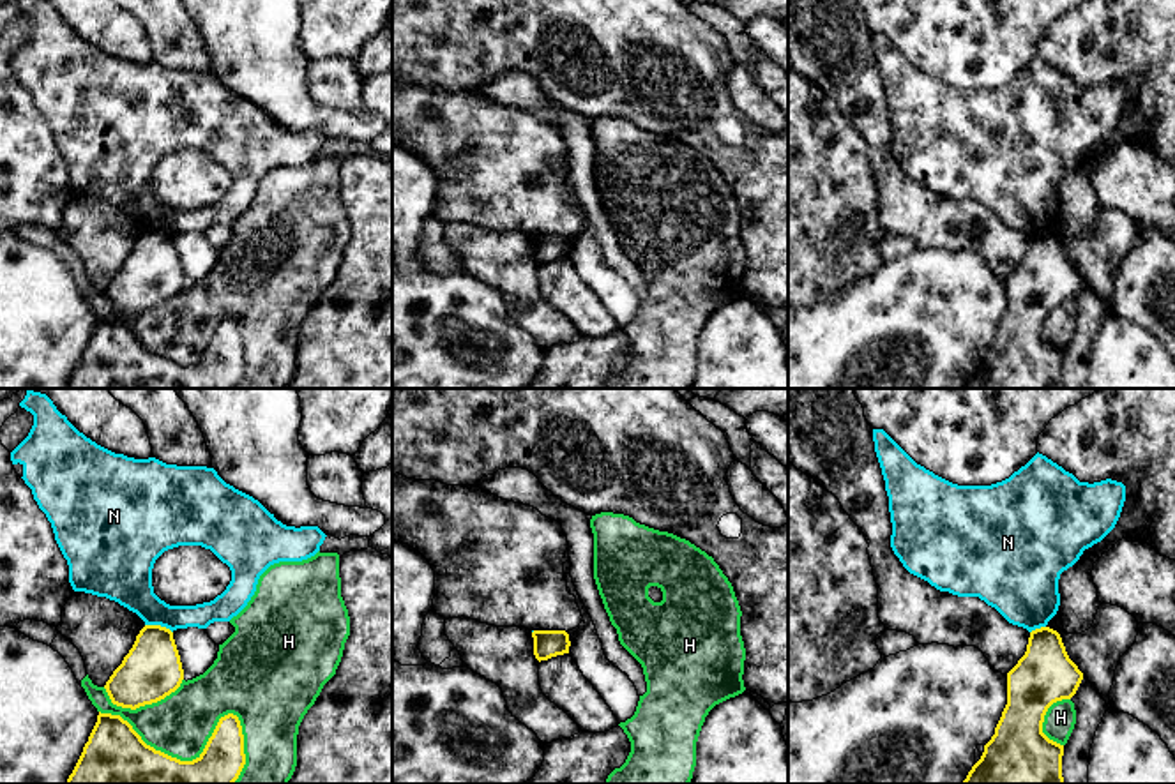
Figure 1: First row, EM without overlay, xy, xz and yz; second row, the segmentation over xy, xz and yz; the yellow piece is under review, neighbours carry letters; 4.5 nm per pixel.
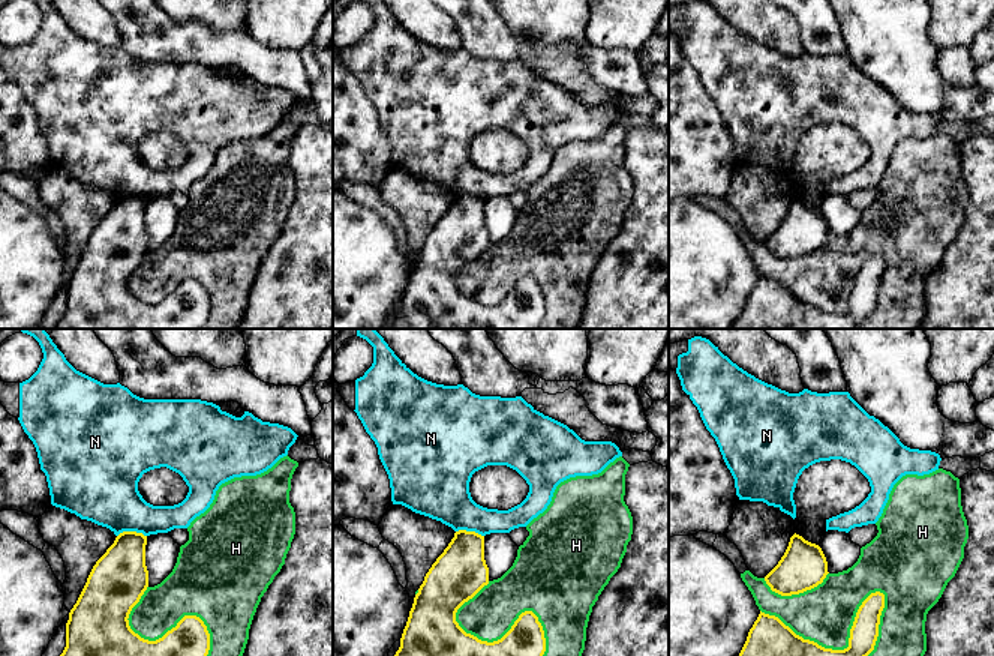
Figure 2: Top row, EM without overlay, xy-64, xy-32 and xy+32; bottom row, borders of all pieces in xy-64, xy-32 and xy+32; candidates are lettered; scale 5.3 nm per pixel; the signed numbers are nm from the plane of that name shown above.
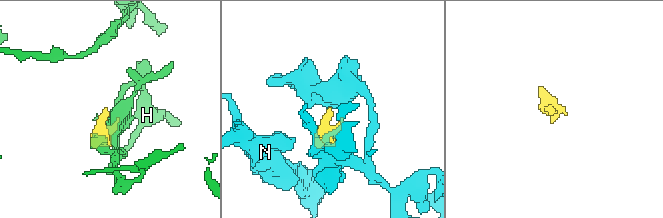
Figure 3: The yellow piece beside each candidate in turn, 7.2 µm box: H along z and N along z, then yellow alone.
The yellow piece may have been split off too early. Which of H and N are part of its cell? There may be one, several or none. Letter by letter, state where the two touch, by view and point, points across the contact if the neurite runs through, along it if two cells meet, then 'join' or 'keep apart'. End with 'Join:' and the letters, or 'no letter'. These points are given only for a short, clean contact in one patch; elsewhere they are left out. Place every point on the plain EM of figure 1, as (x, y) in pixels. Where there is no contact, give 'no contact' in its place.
H: contact xy (200, 359); keep apart
N: contact xy (159, 230); border xy (145, 228), (159, 228), (172, 237); keep apart
Join: no letter

